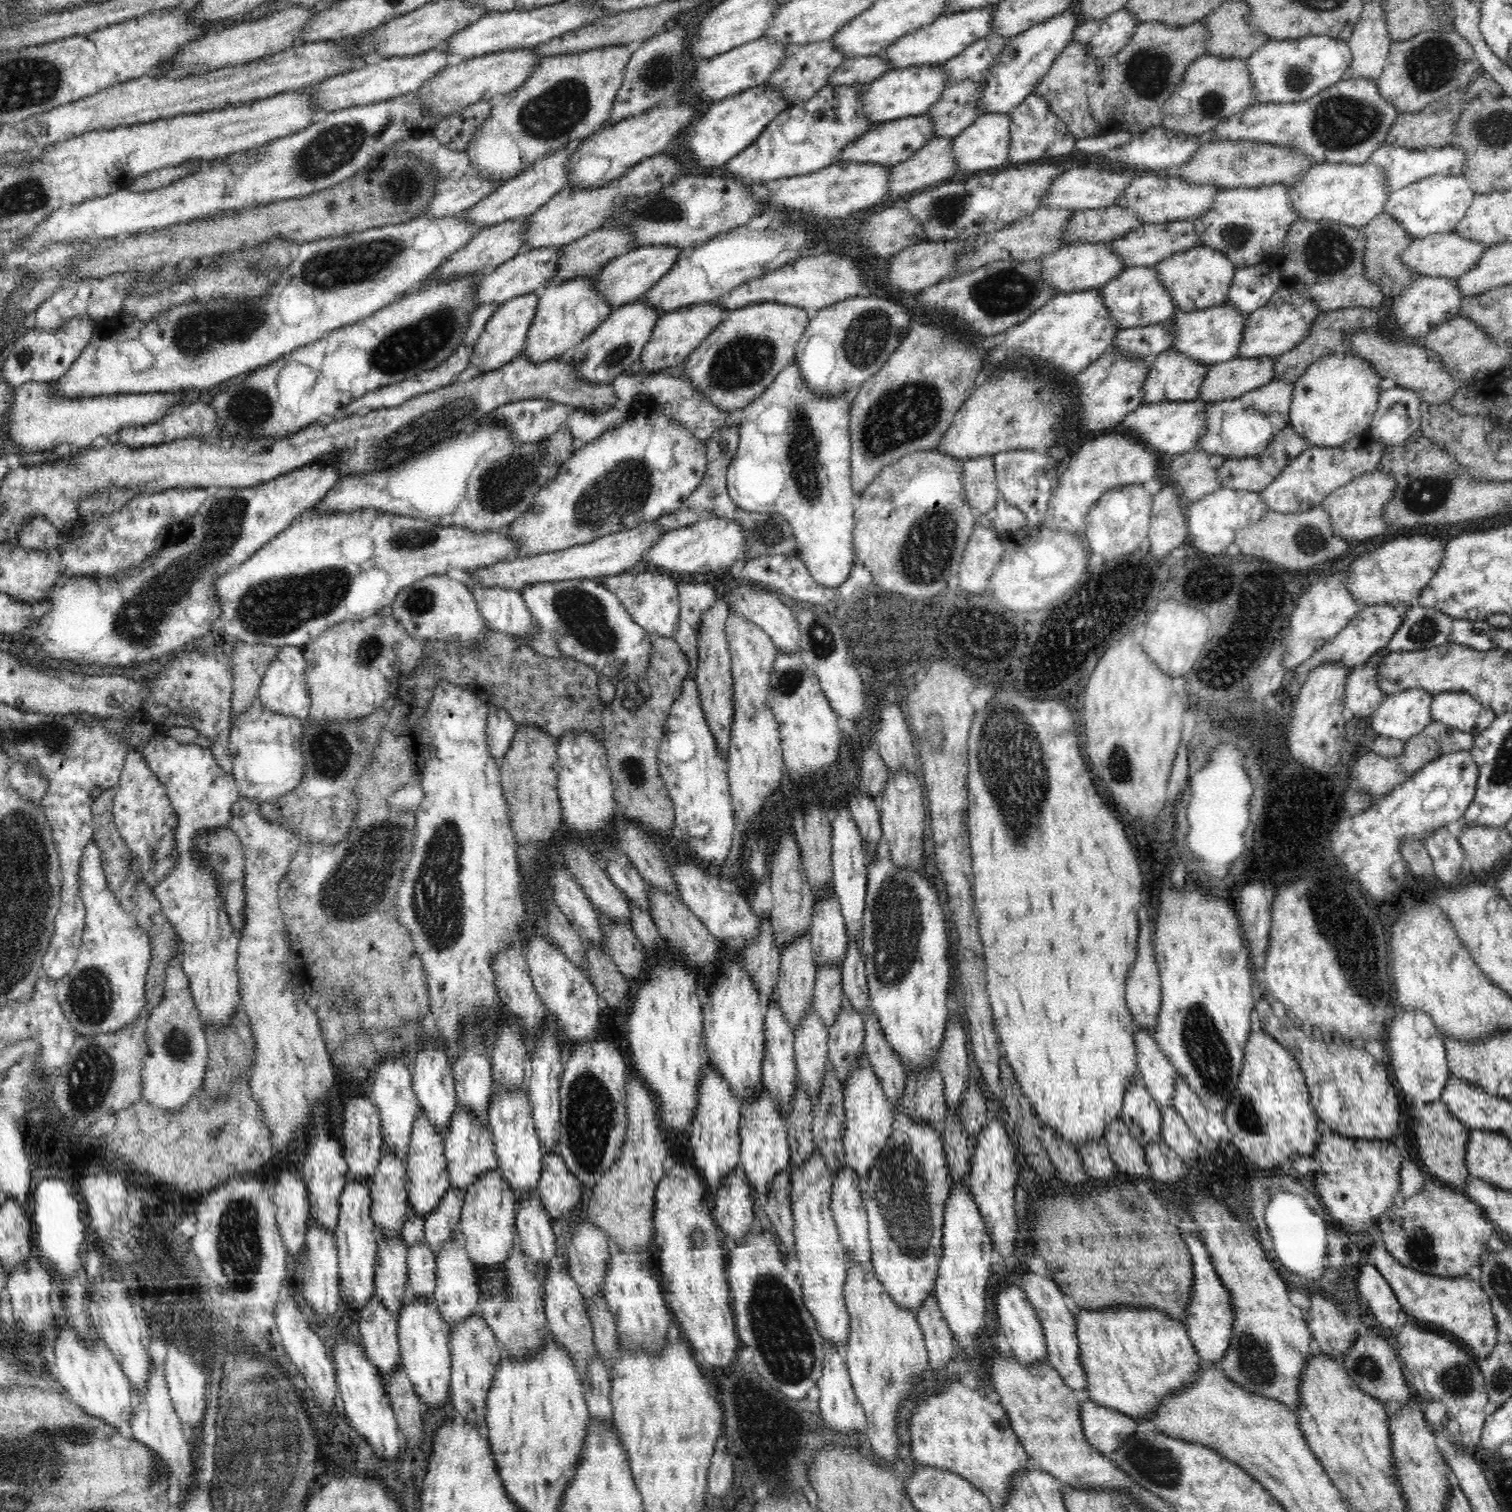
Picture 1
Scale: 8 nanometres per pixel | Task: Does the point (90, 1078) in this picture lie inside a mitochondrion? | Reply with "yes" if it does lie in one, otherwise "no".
yes

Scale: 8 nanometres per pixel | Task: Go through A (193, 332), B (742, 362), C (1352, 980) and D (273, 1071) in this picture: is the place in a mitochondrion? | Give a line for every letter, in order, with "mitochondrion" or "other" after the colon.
A: mitochondrion
B: mitochondrion
C: mitochondrion
D: other

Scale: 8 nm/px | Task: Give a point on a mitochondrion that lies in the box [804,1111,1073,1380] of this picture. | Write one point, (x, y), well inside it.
(904, 1200)

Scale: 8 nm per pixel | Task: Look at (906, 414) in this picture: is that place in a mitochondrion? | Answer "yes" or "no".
yes

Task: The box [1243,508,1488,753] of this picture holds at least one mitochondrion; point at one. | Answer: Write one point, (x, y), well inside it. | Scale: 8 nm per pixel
(1309, 538)

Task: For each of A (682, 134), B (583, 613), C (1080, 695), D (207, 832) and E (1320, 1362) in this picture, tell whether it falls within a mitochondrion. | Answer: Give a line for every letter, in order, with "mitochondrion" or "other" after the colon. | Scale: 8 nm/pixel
A: other
B: mitochondrion
C: other
D: other
E: other

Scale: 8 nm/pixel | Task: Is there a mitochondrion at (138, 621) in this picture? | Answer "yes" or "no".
yes

